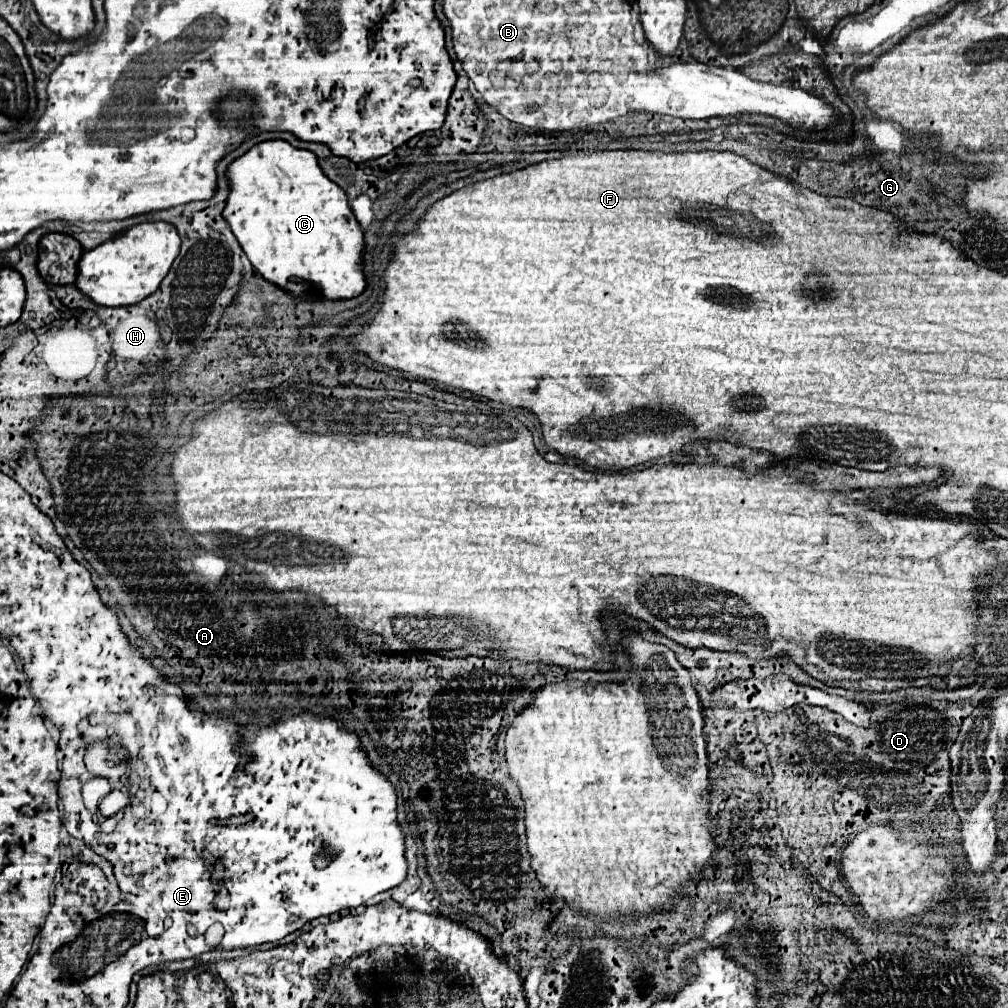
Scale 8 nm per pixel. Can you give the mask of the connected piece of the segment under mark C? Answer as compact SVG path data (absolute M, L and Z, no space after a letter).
M283 140L261 142L245 156L237 158L227 174L231 192L223 214L257 274L289 292L293 298L307 298L313 294L327 300L349 300L363 294L367 288L363 274L363 230L349 208L349 198L345 198L339 186L333 186L333 182L325 178L313 152L297 150Z

